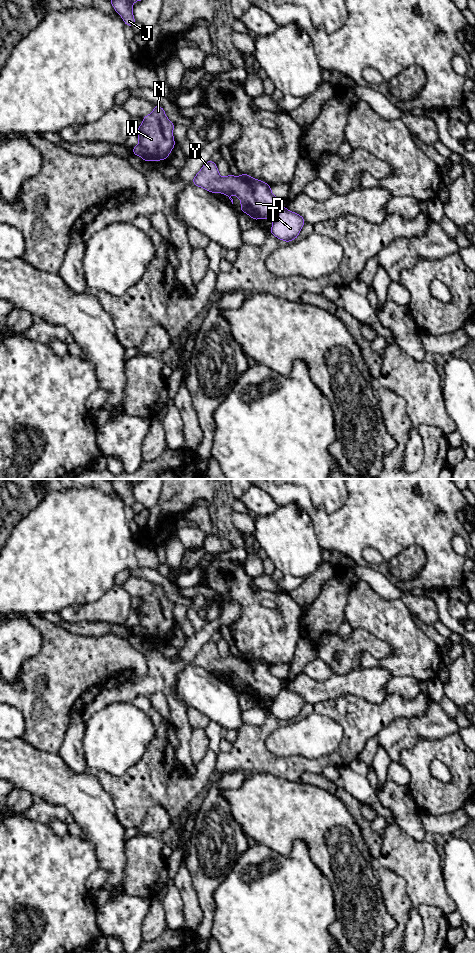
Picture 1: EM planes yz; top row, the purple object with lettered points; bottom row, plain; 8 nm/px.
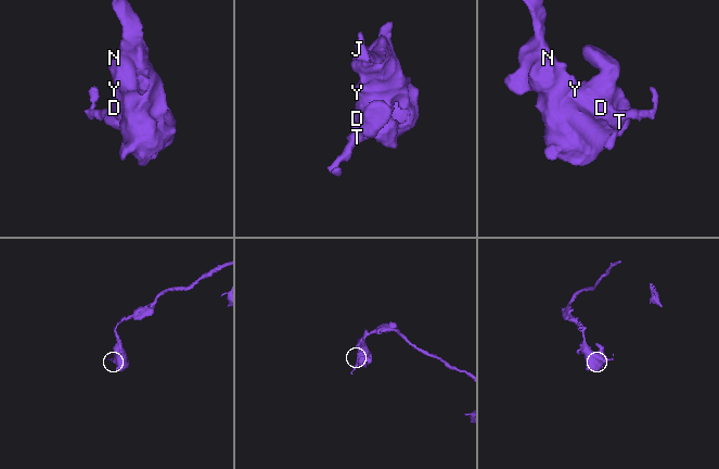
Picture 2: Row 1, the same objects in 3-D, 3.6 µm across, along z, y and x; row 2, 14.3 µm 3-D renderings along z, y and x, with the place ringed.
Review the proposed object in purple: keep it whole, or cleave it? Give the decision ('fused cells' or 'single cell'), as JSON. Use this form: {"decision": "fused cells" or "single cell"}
{"decision": "fused cells"}

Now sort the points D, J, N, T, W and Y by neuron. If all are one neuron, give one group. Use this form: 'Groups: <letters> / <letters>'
Groups: D J N W Y / T

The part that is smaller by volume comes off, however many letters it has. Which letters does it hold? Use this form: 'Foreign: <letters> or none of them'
Foreign: T

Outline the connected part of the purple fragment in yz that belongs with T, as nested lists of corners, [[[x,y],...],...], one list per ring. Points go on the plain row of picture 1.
[[[282,688],[273,699],[270,714],[288,723],[298,718],[301,708],[305,703],[306,701],[301,695]]]

